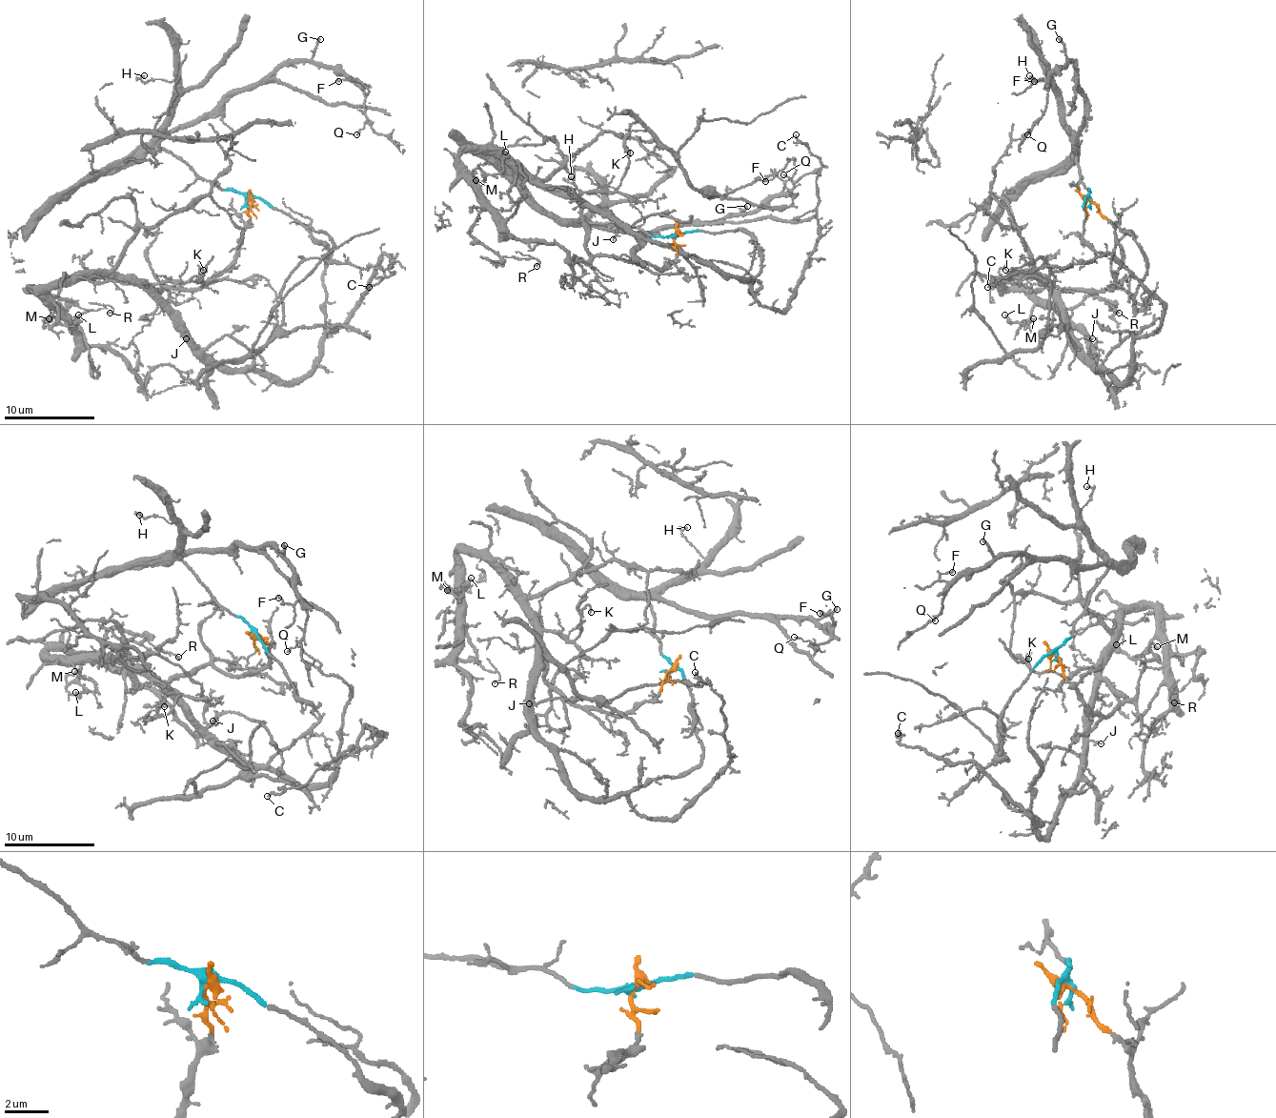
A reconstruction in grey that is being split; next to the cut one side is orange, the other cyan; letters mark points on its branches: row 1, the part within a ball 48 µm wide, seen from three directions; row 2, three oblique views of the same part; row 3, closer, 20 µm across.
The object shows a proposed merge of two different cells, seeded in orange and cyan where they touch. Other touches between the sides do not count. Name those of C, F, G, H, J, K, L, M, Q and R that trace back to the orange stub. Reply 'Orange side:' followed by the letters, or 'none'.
Orange side: C, J, K, L, M, R

